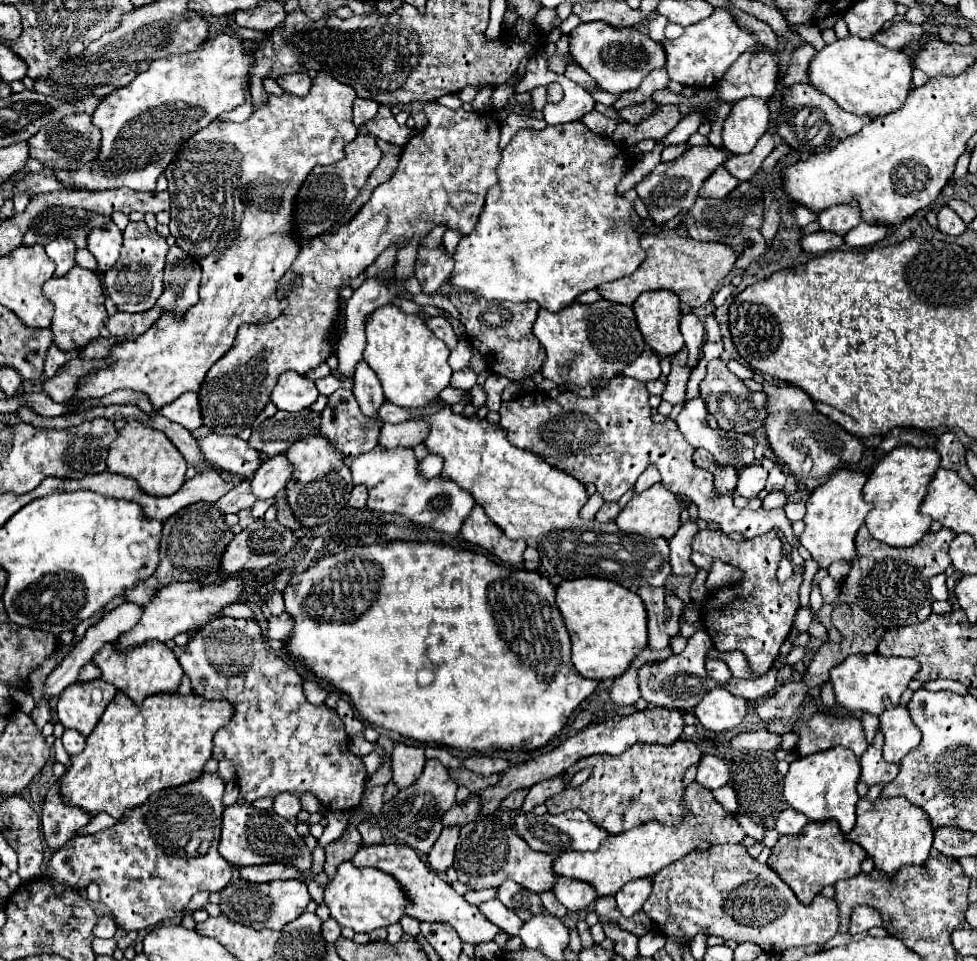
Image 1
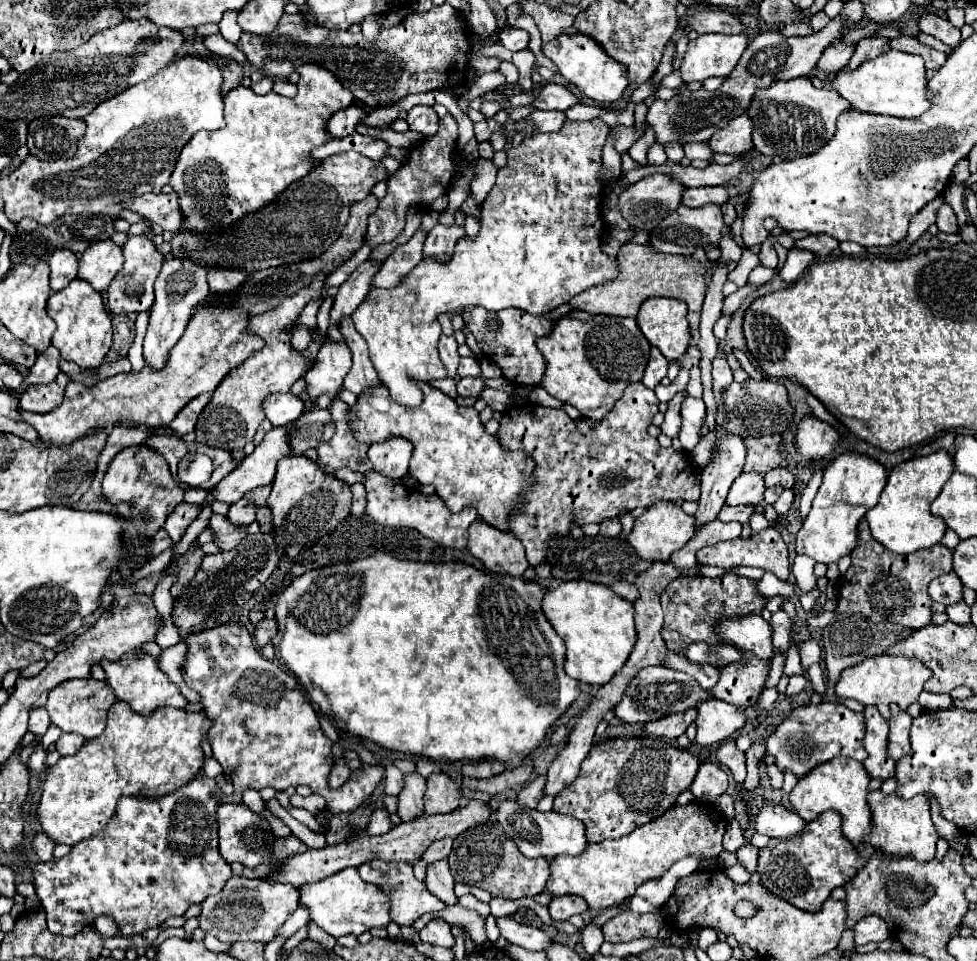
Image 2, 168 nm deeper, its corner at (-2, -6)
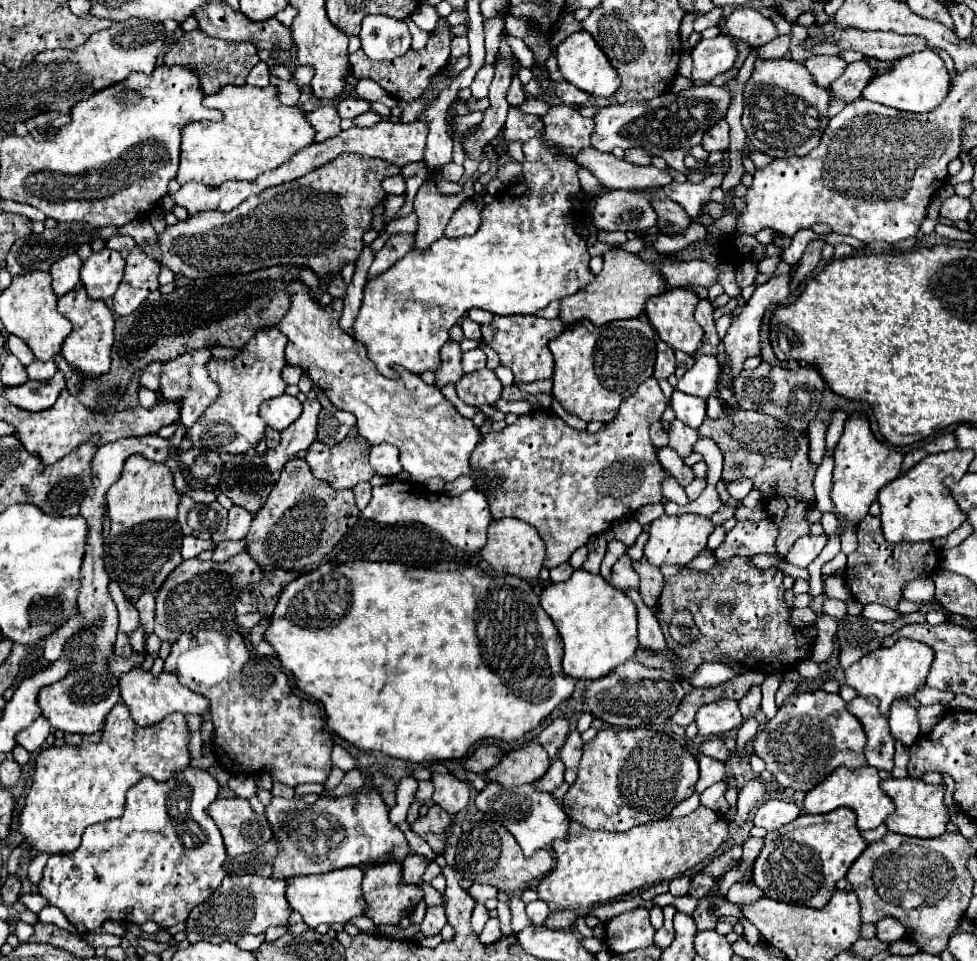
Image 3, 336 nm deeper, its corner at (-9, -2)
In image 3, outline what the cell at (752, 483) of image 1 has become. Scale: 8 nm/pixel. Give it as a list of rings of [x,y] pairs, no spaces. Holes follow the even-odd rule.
[[[740,477],[740,479],[732,481],[732,483],[728,483],[728,485],[726,485],[726,491],[728,491],[730,497],[734,497],[736,501],[742,501],[742,499],[752,491],[752,483],[750,483],[750,479]]]

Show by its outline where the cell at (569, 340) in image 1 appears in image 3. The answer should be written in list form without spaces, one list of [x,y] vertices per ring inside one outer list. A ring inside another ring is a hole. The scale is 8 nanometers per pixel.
[[[624,319],[596,329],[588,321],[564,329],[558,339],[548,343],[554,355],[552,397],[582,421],[608,423],[616,417],[624,399],[634,395],[638,385],[652,377],[656,361],[656,333],[642,319]]]

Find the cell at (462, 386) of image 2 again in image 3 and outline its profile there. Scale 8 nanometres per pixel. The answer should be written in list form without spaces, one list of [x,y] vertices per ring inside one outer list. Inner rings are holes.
[[[478,369],[474,373],[466,373],[464,379],[456,383],[458,397],[472,407],[494,405],[500,399],[502,383],[490,369]]]

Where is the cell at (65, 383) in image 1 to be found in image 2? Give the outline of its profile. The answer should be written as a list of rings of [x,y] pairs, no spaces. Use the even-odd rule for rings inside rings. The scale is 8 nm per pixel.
[[[59,373],[53,383],[47,385],[29,385],[19,399],[19,405],[23,411],[31,413],[47,413],[53,411],[65,395],[65,385],[69,383],[69,377],[65,373]]]

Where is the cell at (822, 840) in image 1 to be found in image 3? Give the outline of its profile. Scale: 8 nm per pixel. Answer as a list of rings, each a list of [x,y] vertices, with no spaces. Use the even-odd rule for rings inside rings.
[[[840,807],[826,815],[802,813],[786,827],[770,831],[764,837],[764,847],[754,861],[752,881],[762,889],[764,897],[822,909],[836,891],[836,881],[846,875],[866,845],[868,843],[856,827],[856,815],[852,809]]]

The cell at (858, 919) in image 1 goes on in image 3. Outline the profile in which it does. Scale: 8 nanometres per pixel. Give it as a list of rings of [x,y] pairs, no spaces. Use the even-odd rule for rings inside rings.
[[[888,917],[888,919],[878,921],[876,927],[878,927],[876,937],[878,937],[880,941],[898,941],[898,939],[902,939],[902,937],[906,935],[904,925],[902,925],[898,919],[894,919],[894,917]]]

